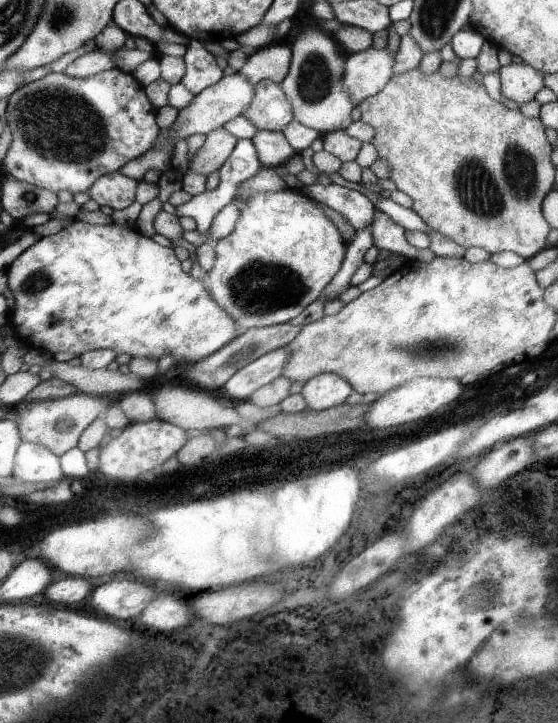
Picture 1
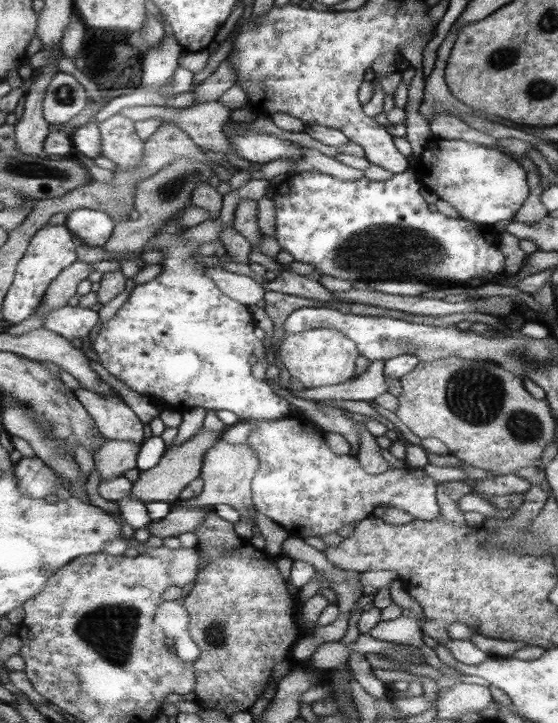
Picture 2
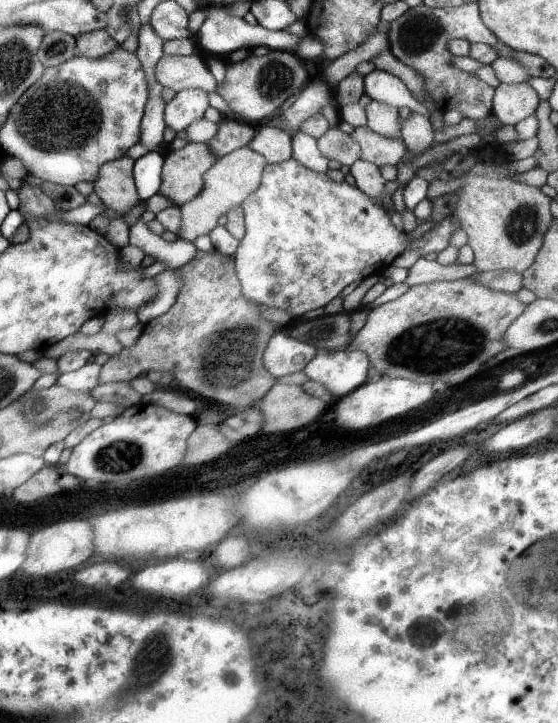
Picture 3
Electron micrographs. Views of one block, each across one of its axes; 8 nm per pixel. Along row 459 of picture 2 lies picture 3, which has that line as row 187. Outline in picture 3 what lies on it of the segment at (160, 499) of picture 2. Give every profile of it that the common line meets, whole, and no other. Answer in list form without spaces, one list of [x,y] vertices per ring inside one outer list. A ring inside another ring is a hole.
[[[188,142],[181,150],[164,155],[162,185],[158,194],[183,206],[204,189],[204,174],[217,162],[209,144]]]

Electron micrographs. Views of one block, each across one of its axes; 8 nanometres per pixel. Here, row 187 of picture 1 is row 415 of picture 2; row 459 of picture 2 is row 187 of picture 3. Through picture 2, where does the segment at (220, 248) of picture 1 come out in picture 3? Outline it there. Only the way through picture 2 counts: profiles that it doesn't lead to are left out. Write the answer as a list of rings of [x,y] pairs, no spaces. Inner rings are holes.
[[[293,157],[279,164],[268,163],[260,174],[259,188],[241,205],[245,235],[233,256],[244,296],[263,308],[288,310],[293,319],[298,318],[310,310],[325,307],[352,282],[362,280],[364,276],[380,274],[402,252],[418,250],[422,257],[432,252],[438,255],[450,244],[454,231],[460,229],[457,221],[448,216],[438,227],[411,239],[405,232],[398,232],[392,226],[388,212],[375,206],[371,200],[358,187],[350,186],[346,181],[336,183],[326,174],[317,174],[305,168]]]

